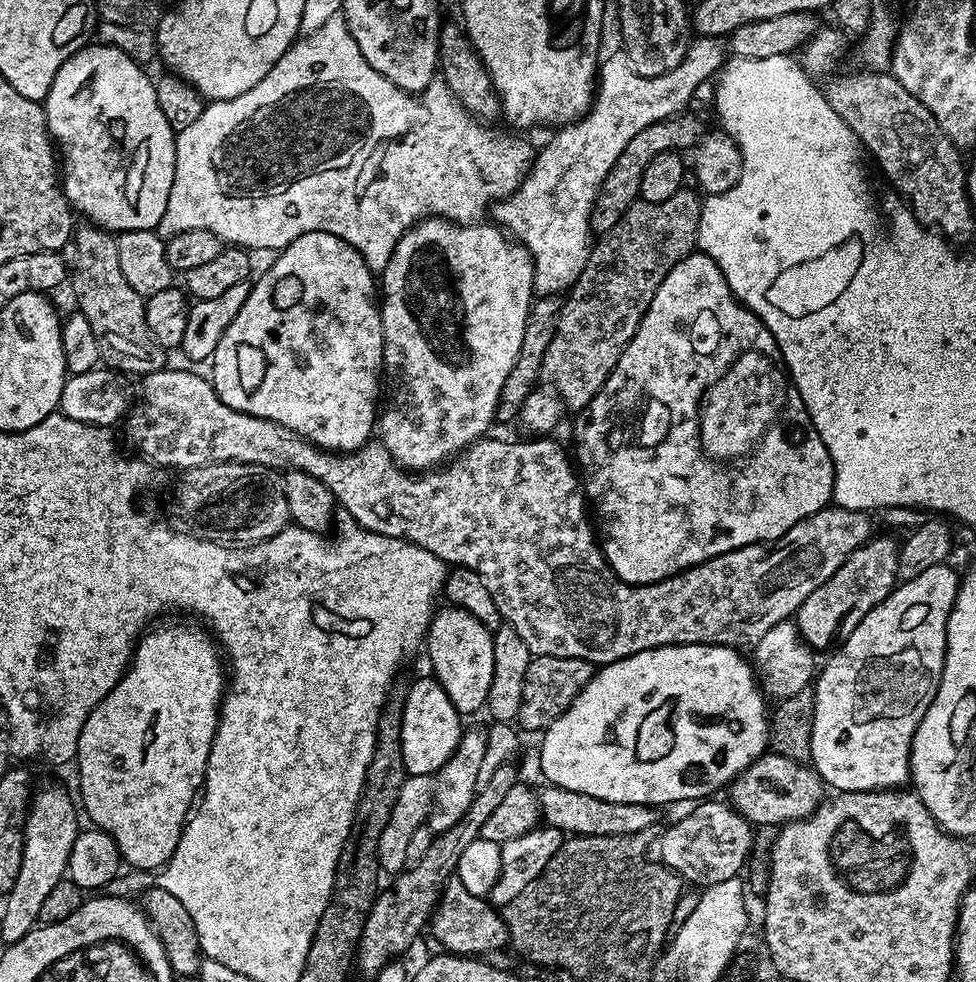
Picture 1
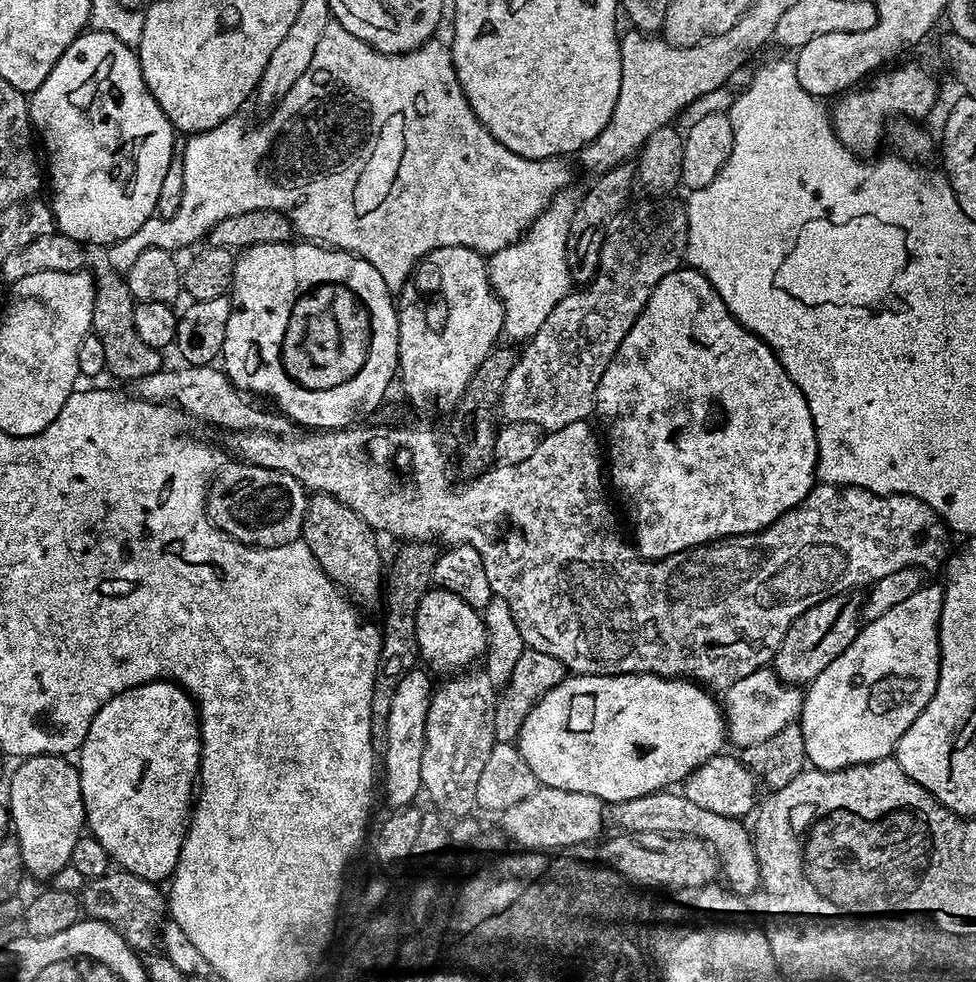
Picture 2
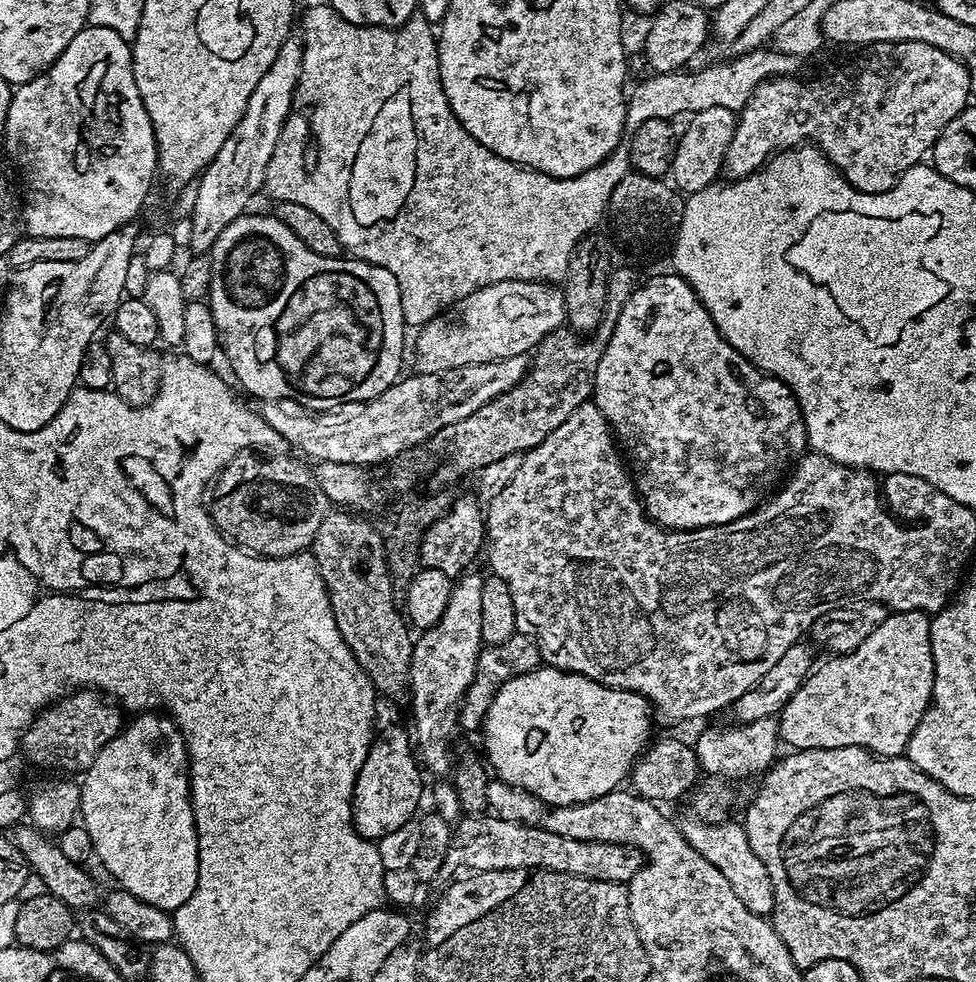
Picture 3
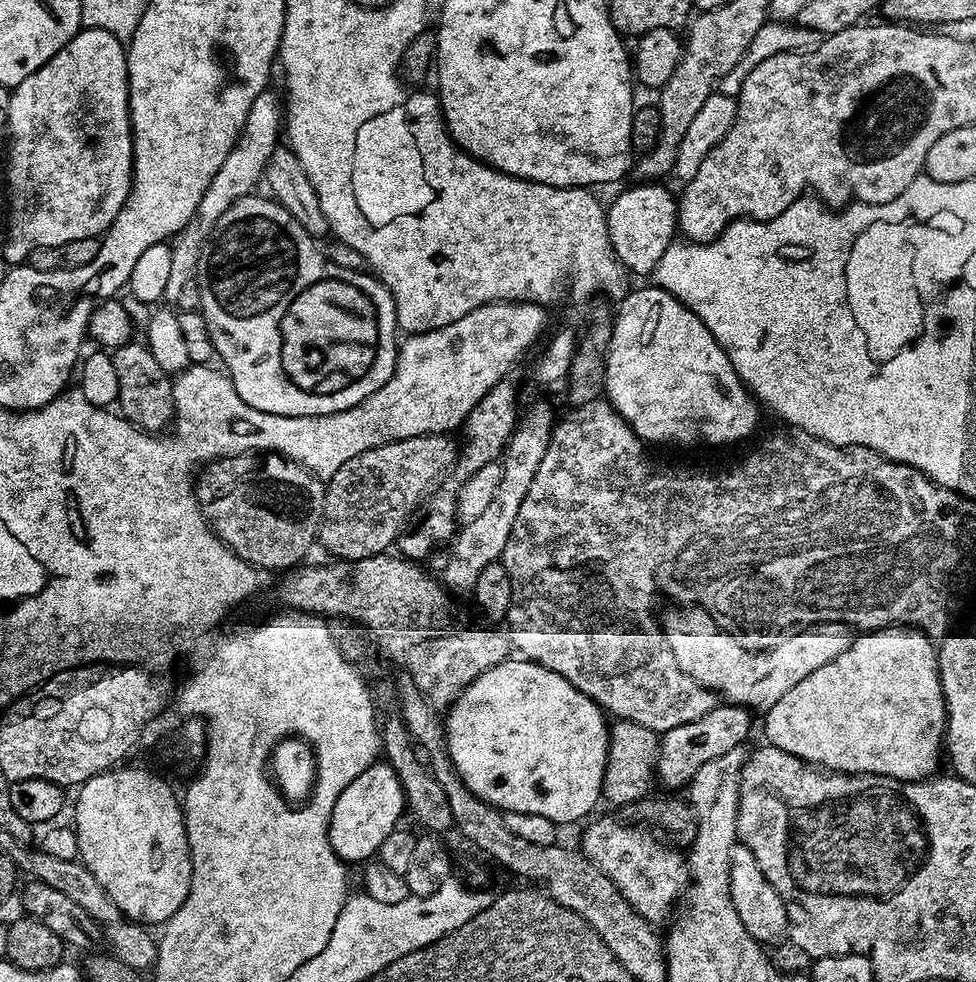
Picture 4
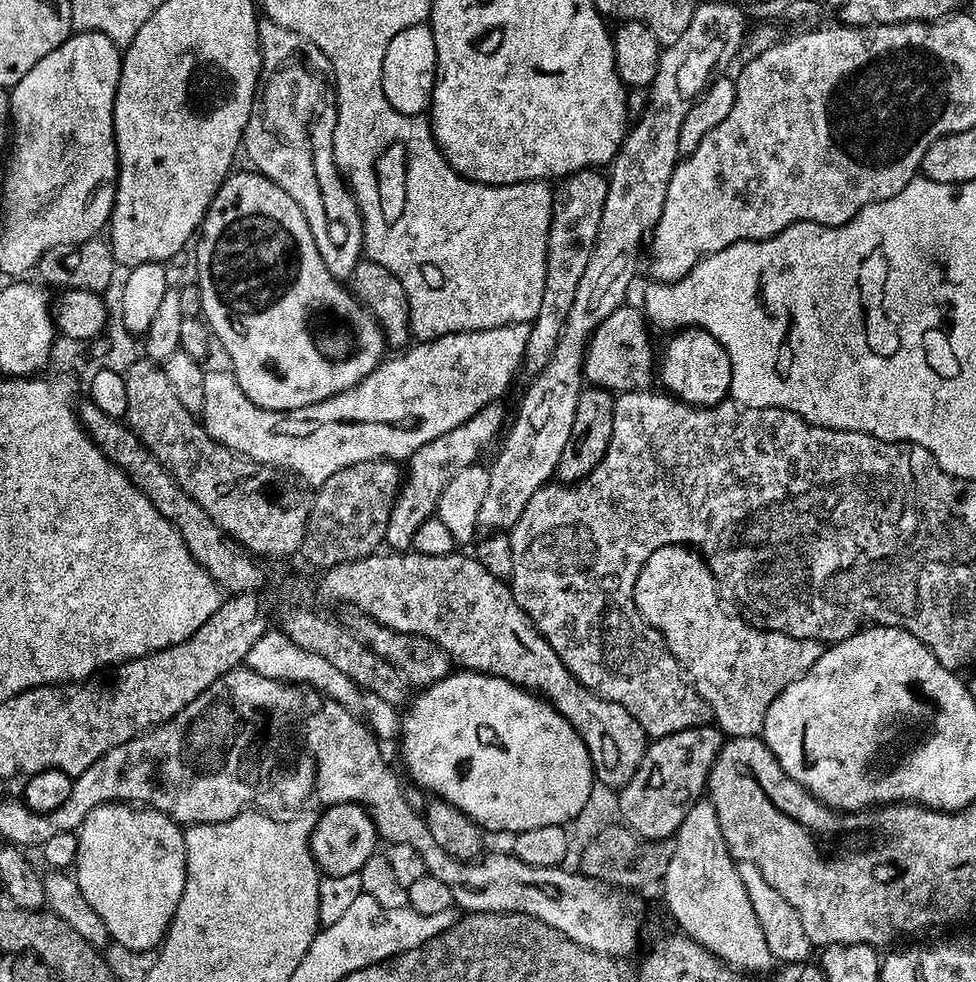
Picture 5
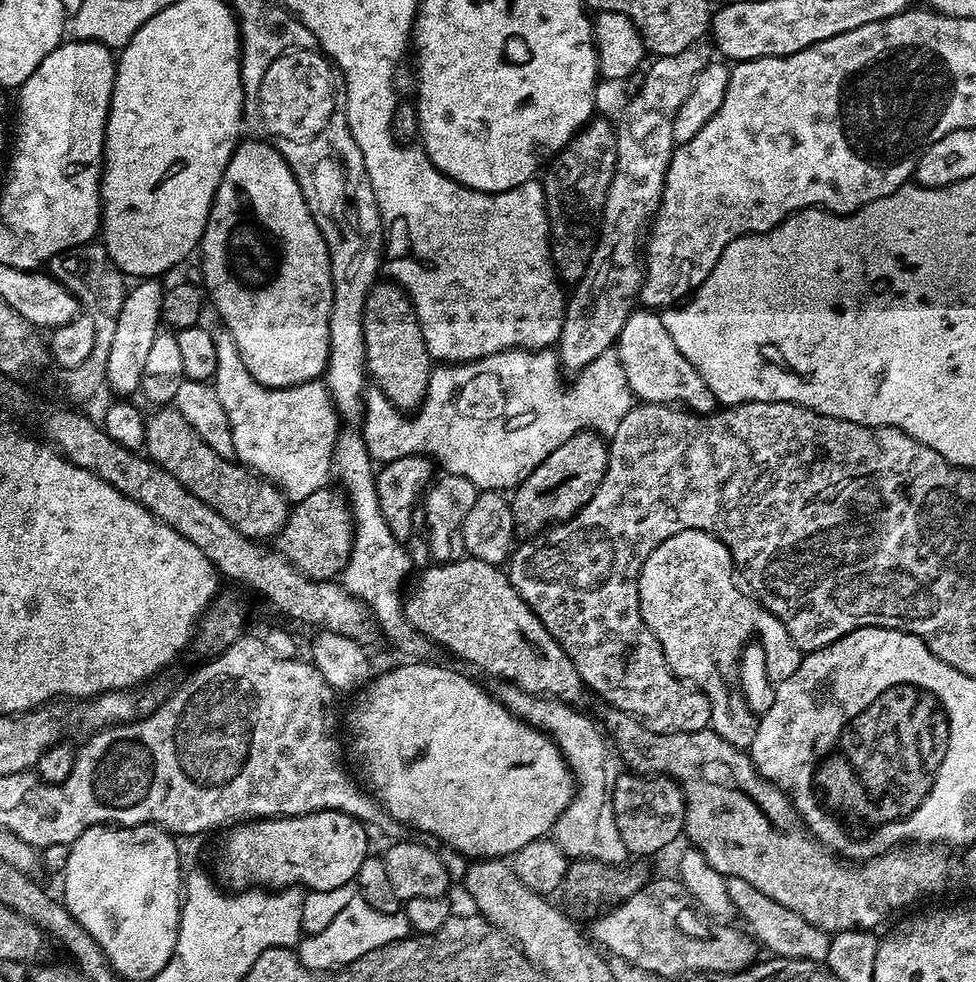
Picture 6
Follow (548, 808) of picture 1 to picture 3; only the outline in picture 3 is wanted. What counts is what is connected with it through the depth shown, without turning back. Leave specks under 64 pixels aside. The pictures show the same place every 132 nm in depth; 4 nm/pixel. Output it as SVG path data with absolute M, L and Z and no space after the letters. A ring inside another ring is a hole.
M689 818L689 820L679 821L678 827L686 838L686 842L690 842L690 846L694 846L694 850L698 850L698 854L702 854L706 862L710 862L710 866L718 866L718 870L722 870L722 878L726 878L726 882L734 886L734 894L738 894L746 910L765 918L771 917L776 899L770 874L766 874L766 866L762 866L762 858L754 854L746 838L743 823L732 823L707 824L701 820Z

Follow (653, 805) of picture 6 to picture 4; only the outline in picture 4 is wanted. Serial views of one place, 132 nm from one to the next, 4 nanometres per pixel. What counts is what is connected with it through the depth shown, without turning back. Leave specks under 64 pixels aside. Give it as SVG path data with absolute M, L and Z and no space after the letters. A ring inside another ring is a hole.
M727 702L717 703L710 714L702 714L694 722L686 722L686 726L674 726L674 730L660 736L660 749L656 759L655 779L660 780L668 788L687 789L694 774L710 758L718 758L726 754L726 750L734 750L745 743L744 739L752 732L753 713L749 709Z

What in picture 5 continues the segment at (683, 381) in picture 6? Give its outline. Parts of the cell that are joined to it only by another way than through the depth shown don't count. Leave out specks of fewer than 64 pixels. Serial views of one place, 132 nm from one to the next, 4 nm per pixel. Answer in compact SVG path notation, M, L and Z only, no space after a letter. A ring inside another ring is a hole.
M621 306L592 332L584 354L584 379L589 385L608 389L613 394L648 390L658 372L658 352L652 349L649 321L639 307Z

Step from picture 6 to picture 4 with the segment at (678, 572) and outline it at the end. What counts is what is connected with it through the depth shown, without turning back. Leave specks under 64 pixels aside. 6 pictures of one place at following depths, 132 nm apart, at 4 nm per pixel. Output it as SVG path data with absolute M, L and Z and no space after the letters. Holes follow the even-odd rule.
M668 606L662 619L662 631L678 666L694 683L715 692L721 701L737 704L756 714L763 714L786 694L798 686L806 674L814 674L826 662L834 662L838 654L852 645L853 629L846 624L812 624L777 639L771 648L751 652L743 648L731 631L717 624L705 608L699 606Z

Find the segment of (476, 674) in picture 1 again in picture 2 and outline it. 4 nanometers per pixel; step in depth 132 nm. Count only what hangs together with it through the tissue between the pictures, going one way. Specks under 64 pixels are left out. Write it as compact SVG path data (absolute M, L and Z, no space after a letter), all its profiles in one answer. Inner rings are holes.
M431 587L418 606L416 619L418 630L418 650L420 660L431 671L448 672L444 674L460 674L471 669L472 664L481 659L488 650L488 635L484 629L484 617L477 609L468 605L465 600L458 598L445 588Z

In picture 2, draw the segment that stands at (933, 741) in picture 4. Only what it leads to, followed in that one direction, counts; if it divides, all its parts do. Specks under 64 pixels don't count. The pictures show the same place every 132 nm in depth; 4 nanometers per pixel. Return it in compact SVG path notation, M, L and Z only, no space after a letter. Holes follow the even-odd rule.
M925 583L924 587L910 594L910 598L886 610L882 618L867 621L857 631L854 642L850 642L850 646L846 646L846 650L807 685L798 723L806 742L807 763L811 767L833 772L856 764L856 680L860 680L860 676L864 676L864 684L868 684L872 676L880 676L880 680L884 680L884 676L904 676L904 672L916 672L916 668L924 668L924 672L940 672L940 615L943 605L943 587L939 583Z

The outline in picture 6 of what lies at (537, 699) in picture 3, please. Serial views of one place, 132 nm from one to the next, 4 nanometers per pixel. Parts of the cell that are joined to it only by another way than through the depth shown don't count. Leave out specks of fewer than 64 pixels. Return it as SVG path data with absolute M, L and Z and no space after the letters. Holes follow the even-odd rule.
M408 662L400 664L380 677L373 679L363 689L364 697L356 704L352 712L352 752L356 755L356 764L360 767L359 775L369 792L384 806L384 811L398 824L409 824L428 836L437 836L444 844L449 844L456 852L461 852L467 858L510 858L526 842L547 837L553 831L555 822L570 806L576 790L576 782L571 768L560 753L560 747L554 743L551 736L541 732L517 716L512 716L510 710L501 706L491 691L479 688L468 676L455 672L452 668L443 668L440 664L424 664L428 662Z

